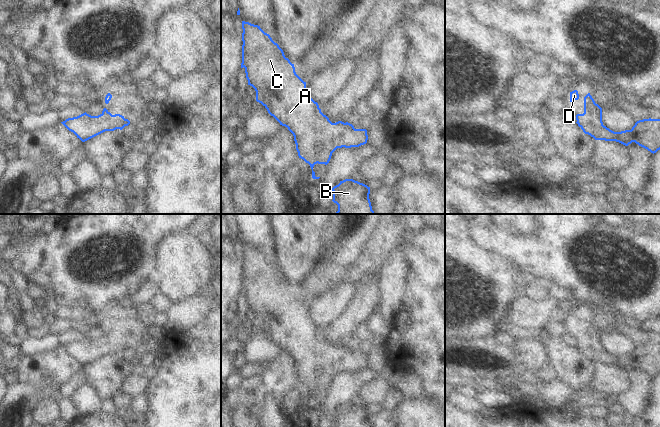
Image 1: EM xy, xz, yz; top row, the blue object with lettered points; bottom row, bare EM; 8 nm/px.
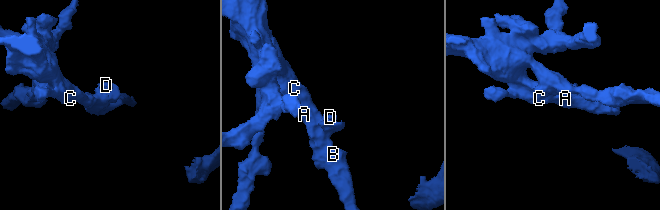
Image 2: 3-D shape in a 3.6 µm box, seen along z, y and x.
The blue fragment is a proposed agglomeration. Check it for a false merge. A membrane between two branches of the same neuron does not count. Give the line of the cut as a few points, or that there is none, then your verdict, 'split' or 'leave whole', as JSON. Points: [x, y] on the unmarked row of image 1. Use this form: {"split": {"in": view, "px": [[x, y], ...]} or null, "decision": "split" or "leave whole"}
{"split": null, "decision": "leave whole"}

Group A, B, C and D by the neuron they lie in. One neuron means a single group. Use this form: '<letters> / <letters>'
A B C D

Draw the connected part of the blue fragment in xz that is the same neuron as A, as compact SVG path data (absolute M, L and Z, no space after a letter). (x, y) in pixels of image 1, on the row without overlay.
M242 245L242 253L241 292L245 292L248 309L255 313L256 325L293 358L298 380L310 389L313 403L320 402L315 400L314 389L327 389L337 372L359 371L367 367L366 353L355 353L348 346L332 347L321 336L318 327L309 320L306 306L296 298L294 288L285 281L283 274L269 258L260 250L245 245Z

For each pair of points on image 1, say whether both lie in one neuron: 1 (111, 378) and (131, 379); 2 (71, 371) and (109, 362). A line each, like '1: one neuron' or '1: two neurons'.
1: two neurons
2: two neurons

